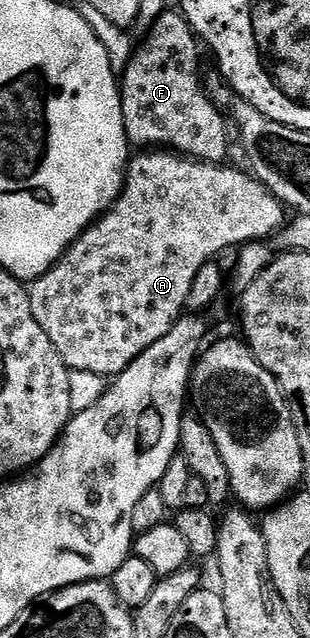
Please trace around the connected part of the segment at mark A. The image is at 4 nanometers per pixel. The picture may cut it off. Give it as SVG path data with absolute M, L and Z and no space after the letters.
M145 149L134 154L125 172L121 196L114 201L113 206L69 246L69 250L51 270L32 280L28 288L31 313L35 313L35 321L39 321L43 333L47 333L51 345L55 345L59 357L70 371L99 373L106 377L122 375L144 351L151 349L151 345L159 341L159 337L167 337L167 333L177 324L178 319L186 314L187 293L191 293L191 285L195 285L195 273L199 273L203 265L216 260L217 254L227 250L228 247L237 249L246 243L268 240L276 236L285 226L287 211L281 200L272 191L268 191L261 184L261 180L250 174L248 170L236 171L235 168L229 166L219 163L202 163L199 159L178 155L168 149Z

